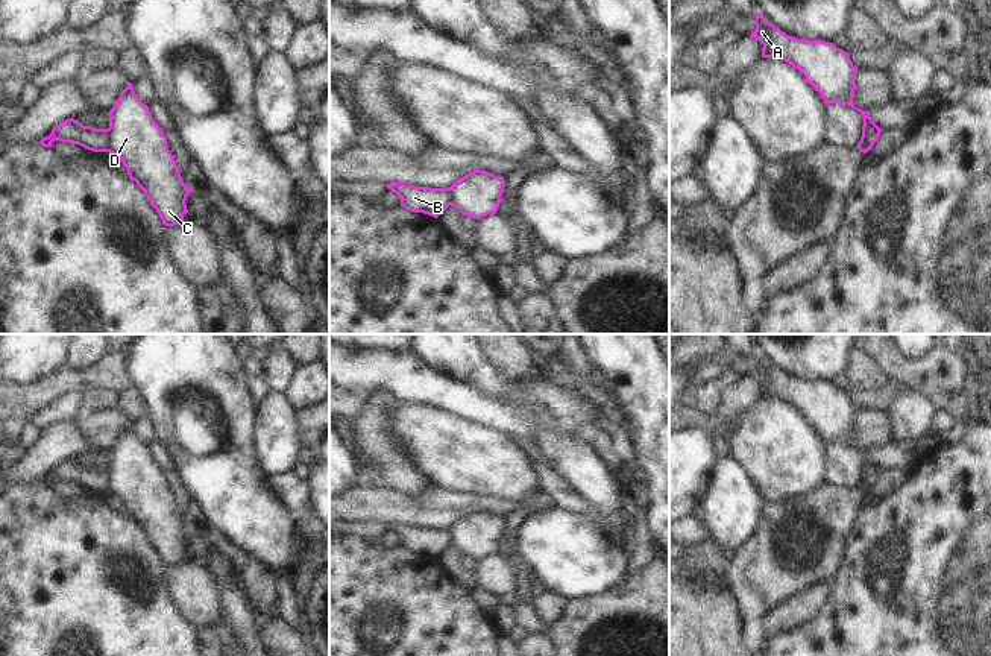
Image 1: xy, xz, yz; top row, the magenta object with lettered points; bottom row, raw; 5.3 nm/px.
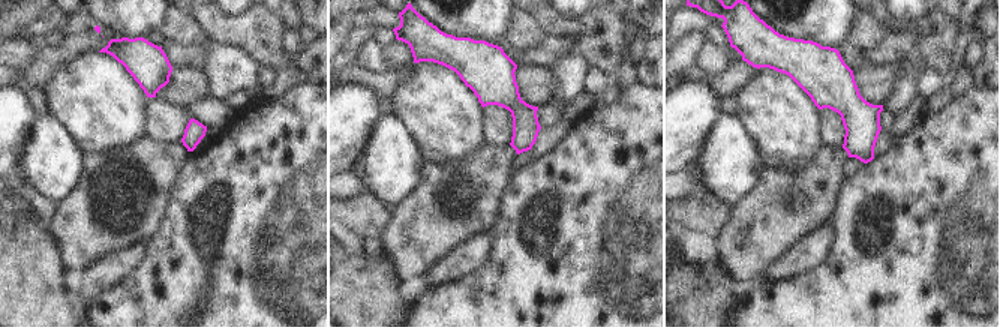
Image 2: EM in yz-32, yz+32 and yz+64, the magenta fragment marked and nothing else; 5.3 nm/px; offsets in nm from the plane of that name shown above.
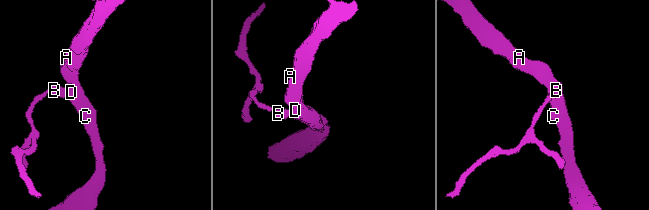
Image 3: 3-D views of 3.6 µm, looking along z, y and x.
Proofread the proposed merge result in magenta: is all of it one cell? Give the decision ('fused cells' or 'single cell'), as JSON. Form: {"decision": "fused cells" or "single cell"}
{"decision": "fused cells"}

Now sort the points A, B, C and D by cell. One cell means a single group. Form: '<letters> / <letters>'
A C D / B

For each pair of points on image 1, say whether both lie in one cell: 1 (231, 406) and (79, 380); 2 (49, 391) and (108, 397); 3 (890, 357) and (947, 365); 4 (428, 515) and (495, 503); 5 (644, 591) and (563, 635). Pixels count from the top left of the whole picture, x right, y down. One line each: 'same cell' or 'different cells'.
1: different cells
2: different cells
3: same cell
4: same cell
5: same cell

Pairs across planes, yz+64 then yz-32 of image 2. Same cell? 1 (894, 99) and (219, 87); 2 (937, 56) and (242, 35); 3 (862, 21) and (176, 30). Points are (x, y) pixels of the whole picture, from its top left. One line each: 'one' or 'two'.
1: one
2: one
3: one

